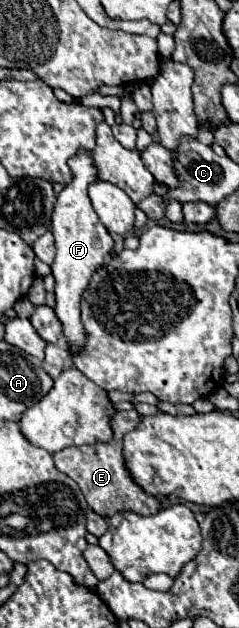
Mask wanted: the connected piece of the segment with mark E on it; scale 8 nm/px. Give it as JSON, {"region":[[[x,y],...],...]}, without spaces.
{"region":[[[118,411],[118,413],[114,415],[114,419],[112,419],[114,439],[112,439],[110,443],[66,447],[66,449],[54,453],[56,469],[62,471],[62,473],[66,473],[68,477],[72,477],[72,479],[80,485],[80,489],[82,489],[82,493],[84,493],[88,505],[90,505],[98,515],[102,515],[102,517],[106,517],[106,519],[112,517],[114,513],[120,513],[120,511],[134,511],[134,513],[138,513],[138,515],[154,515],[154,513],[160,511],[160,501],[158,501],[156,497],[148,495],[148,493],[146,493],[138,483],[134,483],[134,479],[130,477],[130,473],[128,473],[126,465],[124,465],[124,455],[122,455],[122,437],[124,437],[128,431],[136,429],[138,423],[140,423],[140,415],[138,415],[138,411]]]}

